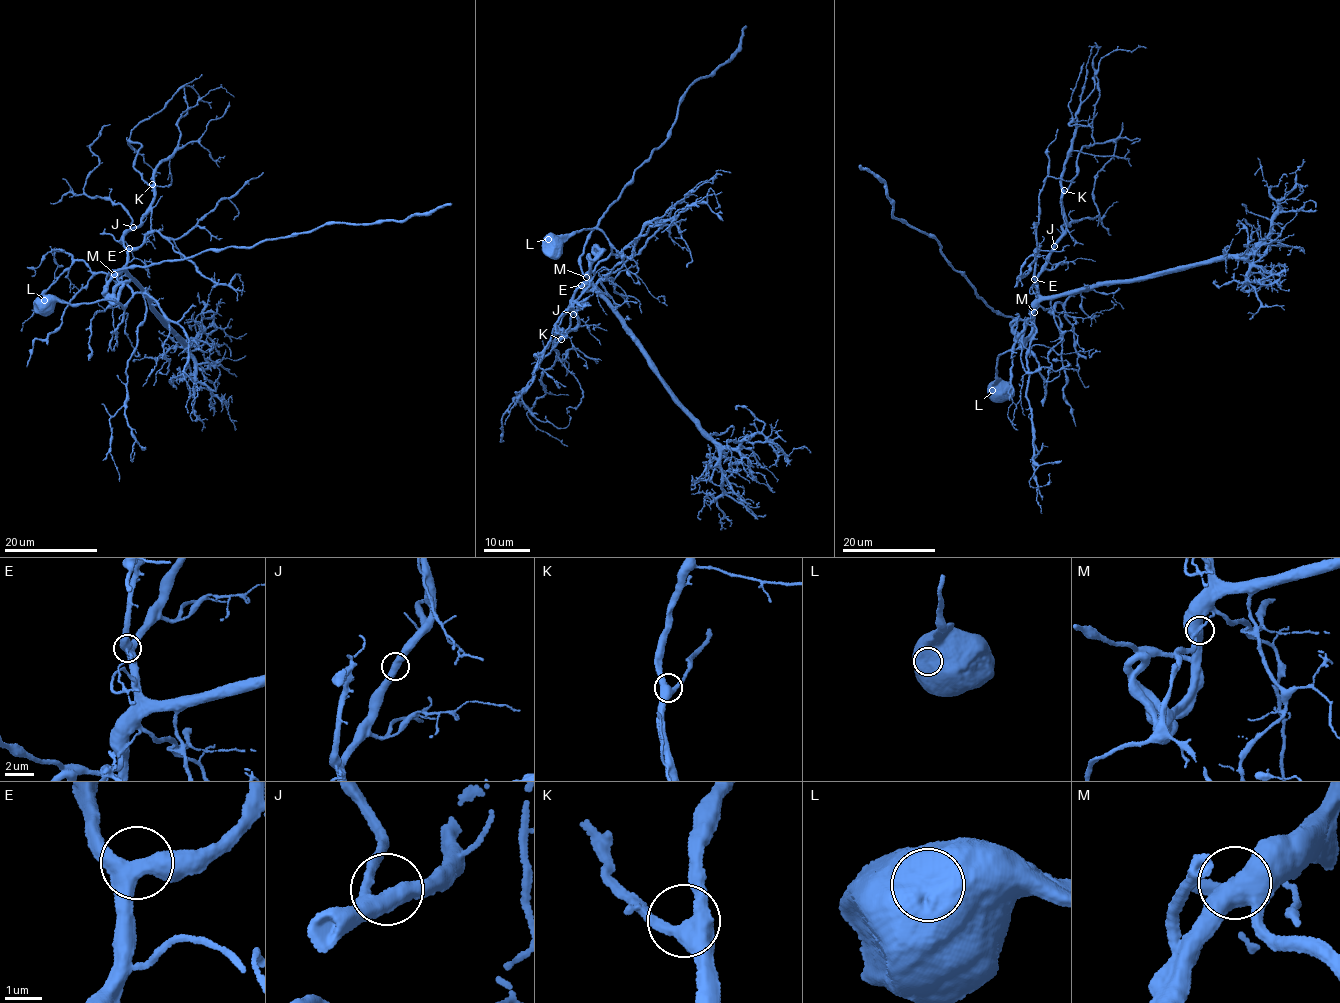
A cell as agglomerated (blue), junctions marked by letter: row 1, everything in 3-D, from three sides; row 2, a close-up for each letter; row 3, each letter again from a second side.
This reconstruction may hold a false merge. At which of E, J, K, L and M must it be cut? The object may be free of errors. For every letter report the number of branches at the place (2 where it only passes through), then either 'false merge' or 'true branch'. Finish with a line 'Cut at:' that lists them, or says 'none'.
E: 3 | true branch
J: 3 | true branch
K: 3 | true branch
L: 1 | true branch
M: 2 | true branch
Cut at: none

